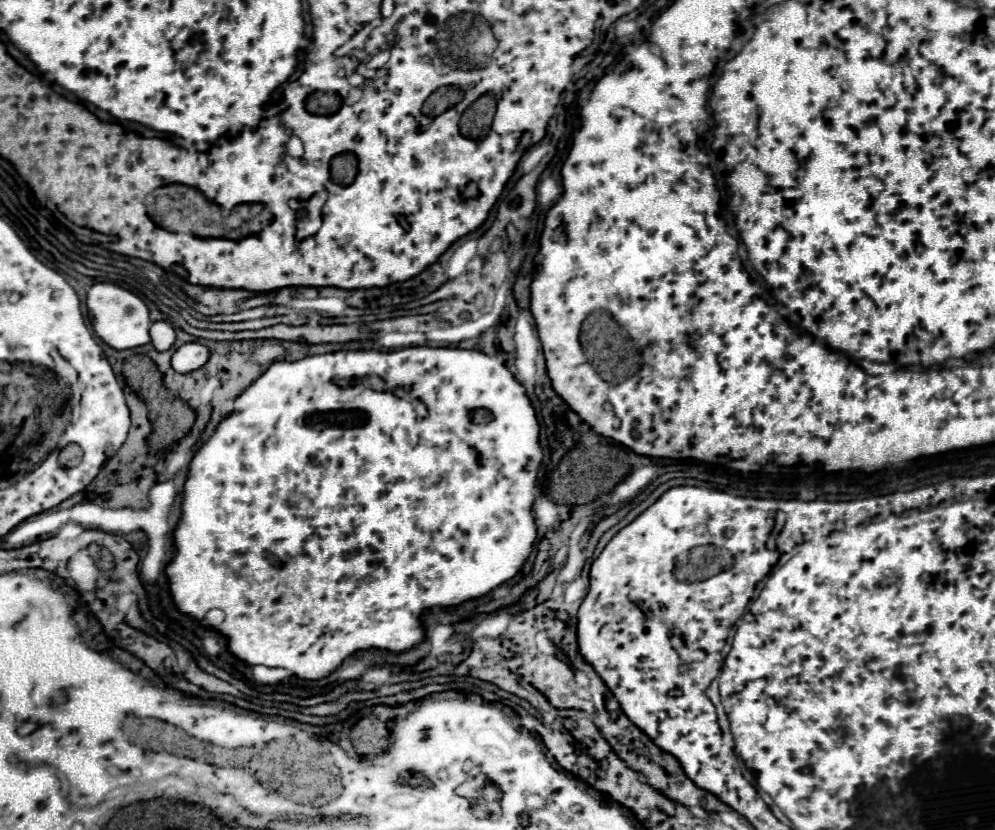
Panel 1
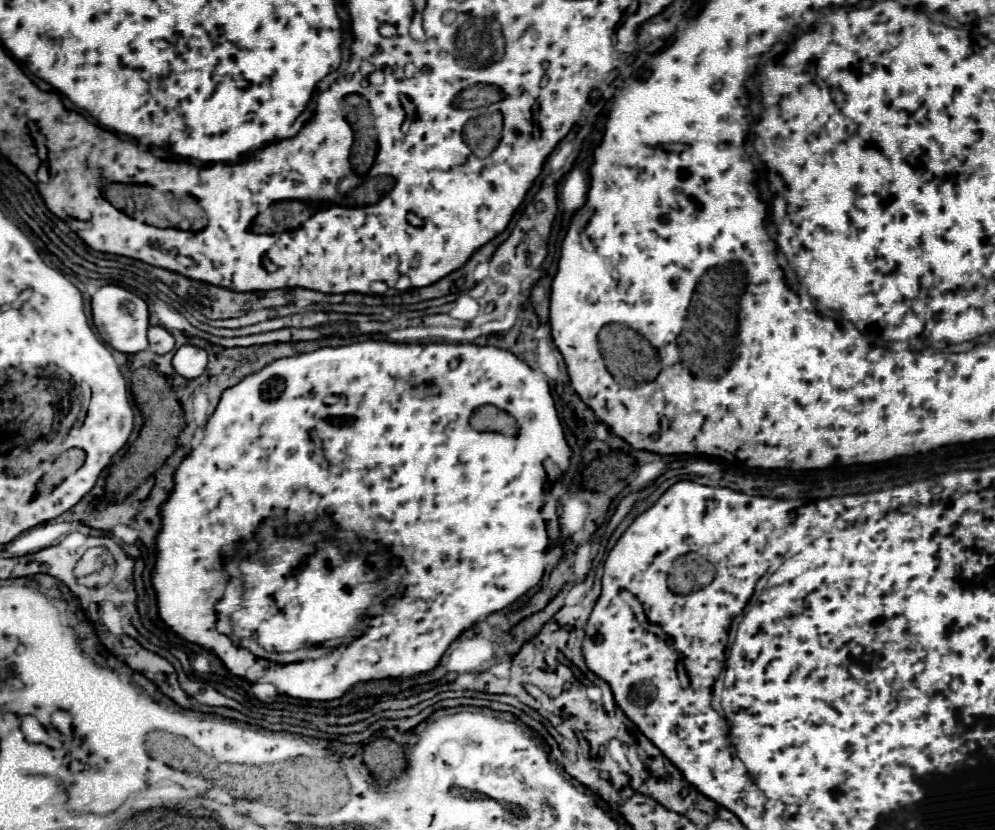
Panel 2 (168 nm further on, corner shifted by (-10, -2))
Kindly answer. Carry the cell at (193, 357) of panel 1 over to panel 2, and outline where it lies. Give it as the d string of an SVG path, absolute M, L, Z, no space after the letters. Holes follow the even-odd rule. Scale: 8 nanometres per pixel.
M190 344L178 348L174 358L172 358L174 370L180 376L184 376L184 378L198 378L198 376L202 376L202 372L206 370L206 364L208 364L206 350L190 346Z

